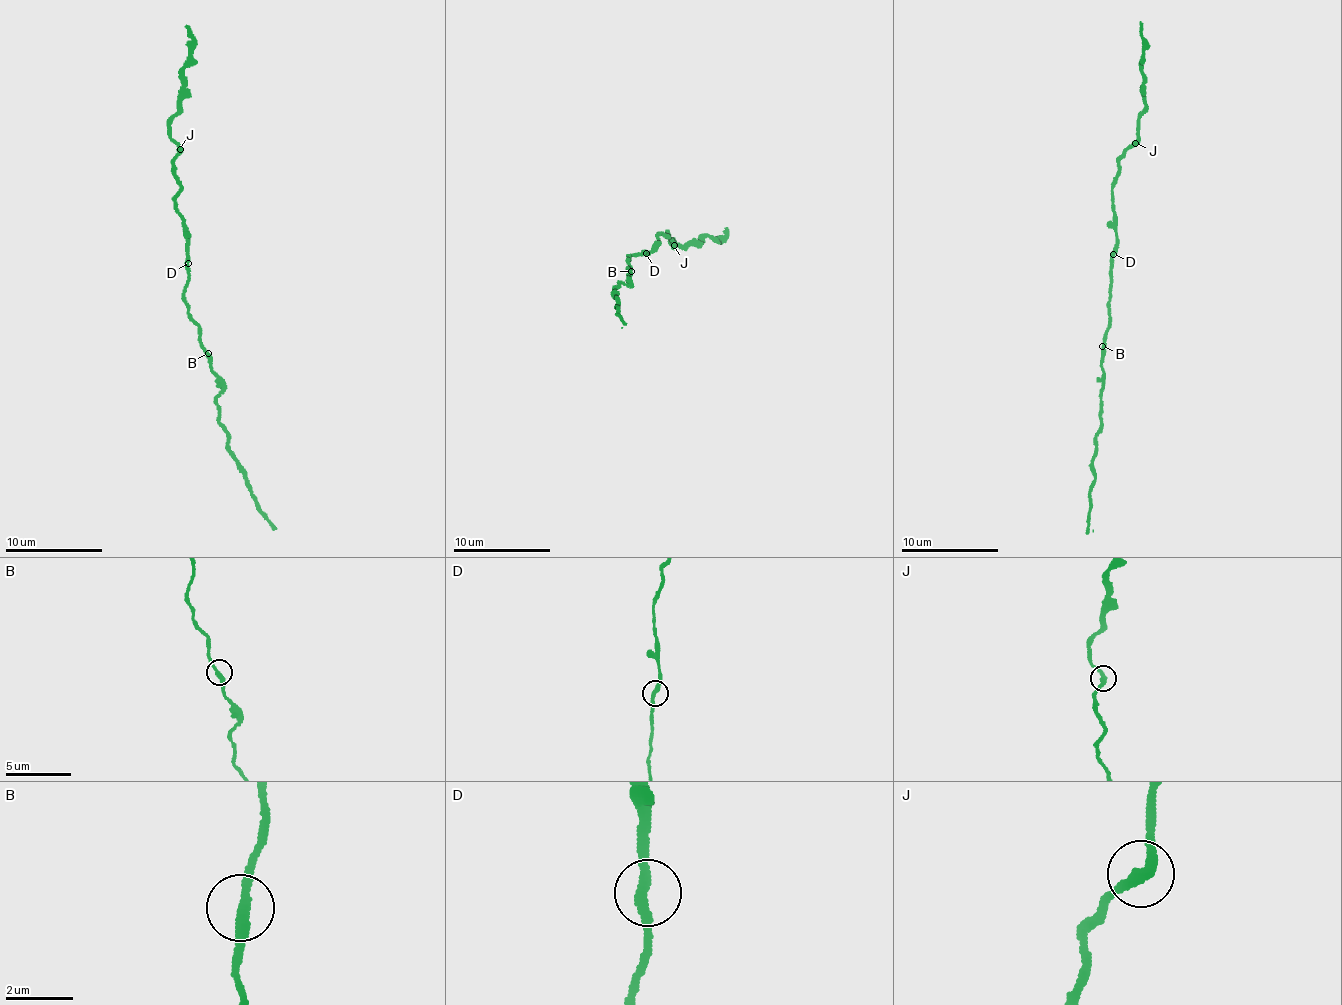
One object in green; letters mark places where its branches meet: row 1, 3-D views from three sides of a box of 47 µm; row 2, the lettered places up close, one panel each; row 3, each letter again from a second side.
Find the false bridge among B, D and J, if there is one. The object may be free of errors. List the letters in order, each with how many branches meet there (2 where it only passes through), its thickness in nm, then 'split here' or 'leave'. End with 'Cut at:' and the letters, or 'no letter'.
B: 2 | 300 nm | leave
D: 2 | 280 nm | leave
J: 2 | 300 nm | leave
Cut at: no letter

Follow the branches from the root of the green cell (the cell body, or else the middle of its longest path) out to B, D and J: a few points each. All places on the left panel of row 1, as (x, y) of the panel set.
B: (187, 282), (184, 290), (187, 314), (195, 323), (199, 343), (208, 353)
D: (187, 282), (188, 263)
J: (187, 282), (187, 226), (181, 220), (174, 201), (179, 181), (174, 165), (179, 148)

